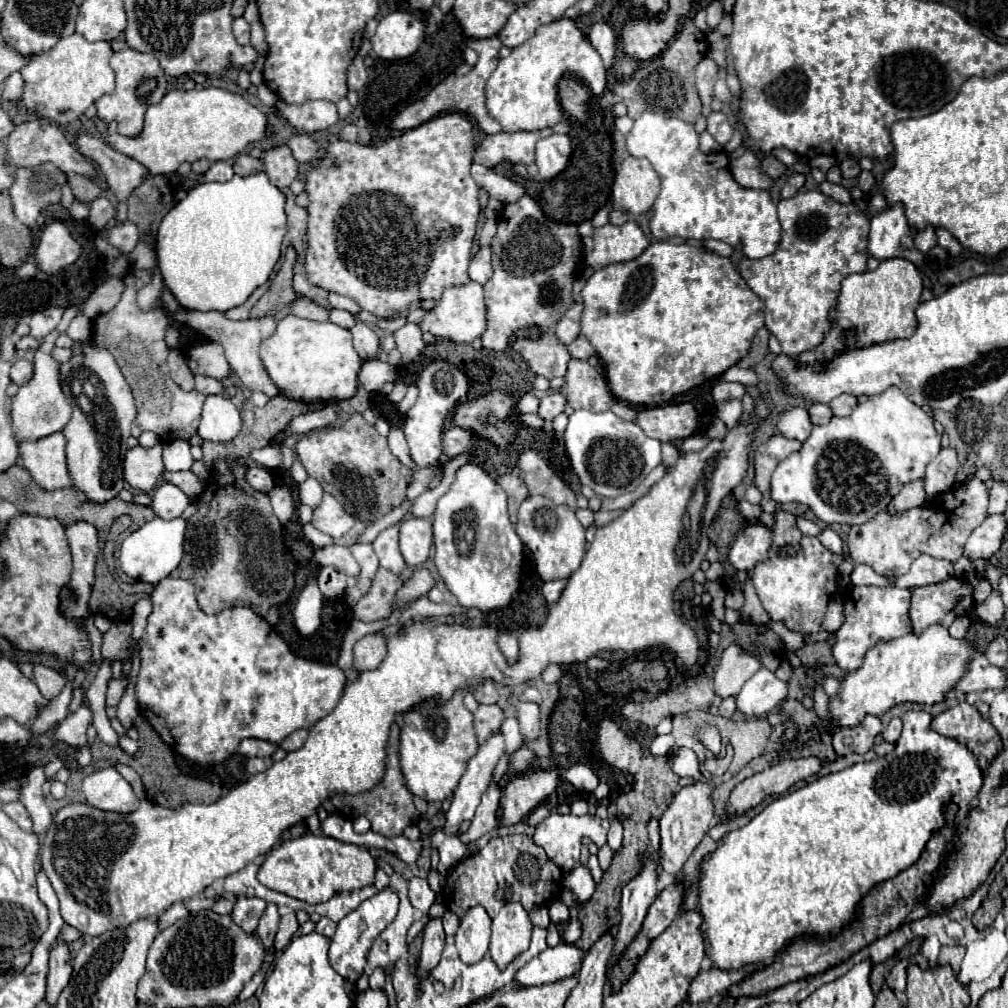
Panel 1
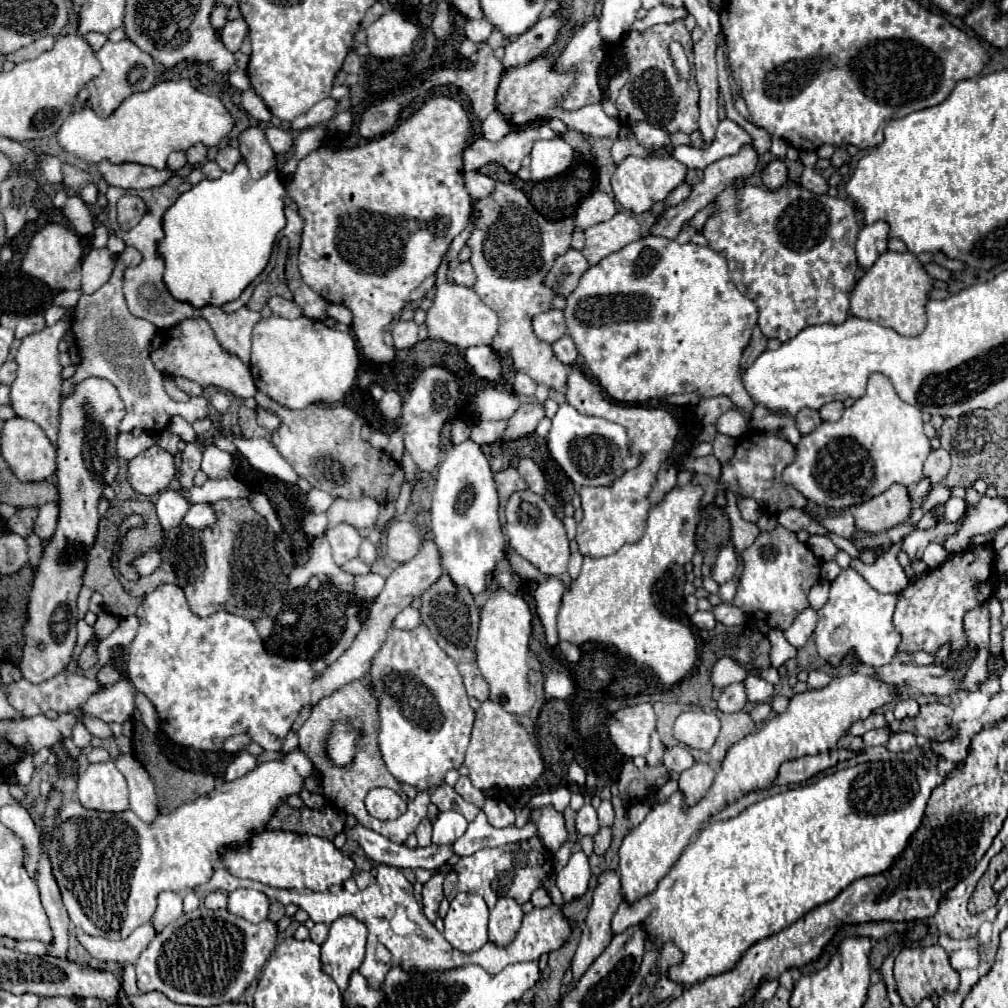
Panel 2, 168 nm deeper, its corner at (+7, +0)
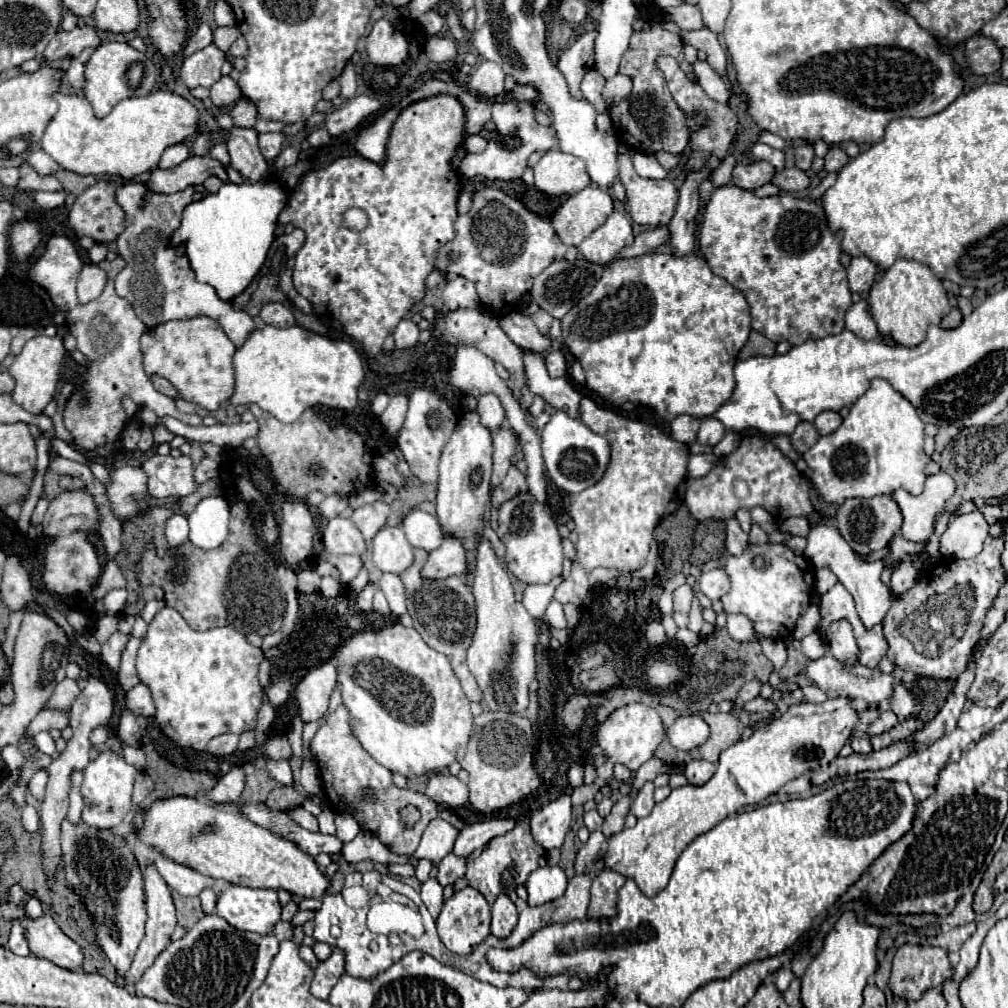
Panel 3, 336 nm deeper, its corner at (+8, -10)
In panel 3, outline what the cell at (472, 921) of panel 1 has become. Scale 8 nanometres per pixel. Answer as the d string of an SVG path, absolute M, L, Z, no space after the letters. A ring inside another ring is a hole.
M471 886L455 892L441 908L441 914L437 918L437 932L441 942L447 946L447 950L459 954L459 956L469 956L475 946L479 946L479 942L483 942L491 932L489 932L489 924L491 924L491 906L487 904L487 900Z

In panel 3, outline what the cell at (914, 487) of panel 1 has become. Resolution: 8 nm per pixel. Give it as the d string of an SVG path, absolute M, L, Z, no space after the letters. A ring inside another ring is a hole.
M879 496L879 498L869 498L869 500L851 498L837 508L835 518L839 522L837 526L839 526L839 532L841 532L843 540L857 554L869 554L869 552L885 548L903 524L903 514L901 514L897 502L891 496Z

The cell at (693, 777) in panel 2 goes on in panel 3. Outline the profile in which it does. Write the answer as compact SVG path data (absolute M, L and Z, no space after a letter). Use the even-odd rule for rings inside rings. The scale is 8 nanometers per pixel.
M693 760L685 766L685 778L691 786L703 786L711 774L715 774L715 764L703 762L703 760Z

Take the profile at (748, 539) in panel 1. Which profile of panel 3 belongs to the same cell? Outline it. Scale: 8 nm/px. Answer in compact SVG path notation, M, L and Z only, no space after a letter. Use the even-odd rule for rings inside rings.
M723 566L713 568L713 570L707 570L707 572L703 572L701 578L699 578L699 590L701 590L711 602L719 600L719 598L729 590L729 586L731 586L731 580L729 580L729 576L727 576L727 572L725 572Z

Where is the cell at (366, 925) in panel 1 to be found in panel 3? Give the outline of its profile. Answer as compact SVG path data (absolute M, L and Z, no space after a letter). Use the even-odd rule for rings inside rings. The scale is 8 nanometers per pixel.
M333 948L331 956L319 962L319 966L315 968L315 978L311 982L311 994L315 998L327 1000L333 986L343 974L345 974L345 952L341 948Z

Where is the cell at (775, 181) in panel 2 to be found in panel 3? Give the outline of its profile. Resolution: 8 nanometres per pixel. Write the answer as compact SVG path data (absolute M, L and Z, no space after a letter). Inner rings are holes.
M753 162L749 166L737 164L733 170L733 184L745 190L755 190L761 188L763 184L769 184L773 176L775 176L775 168L769 162Z

